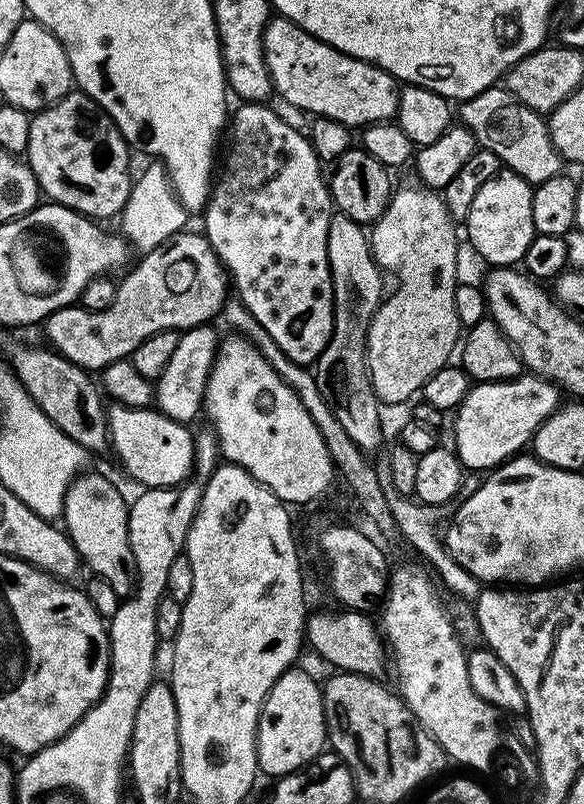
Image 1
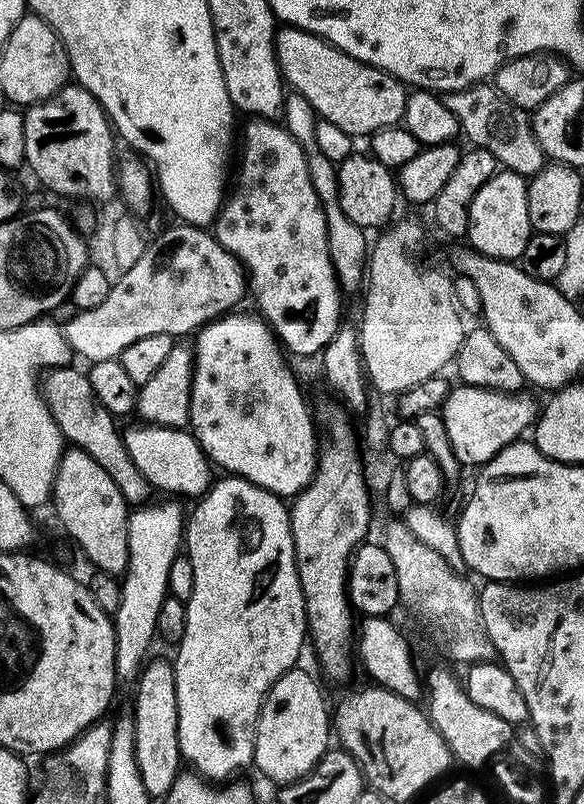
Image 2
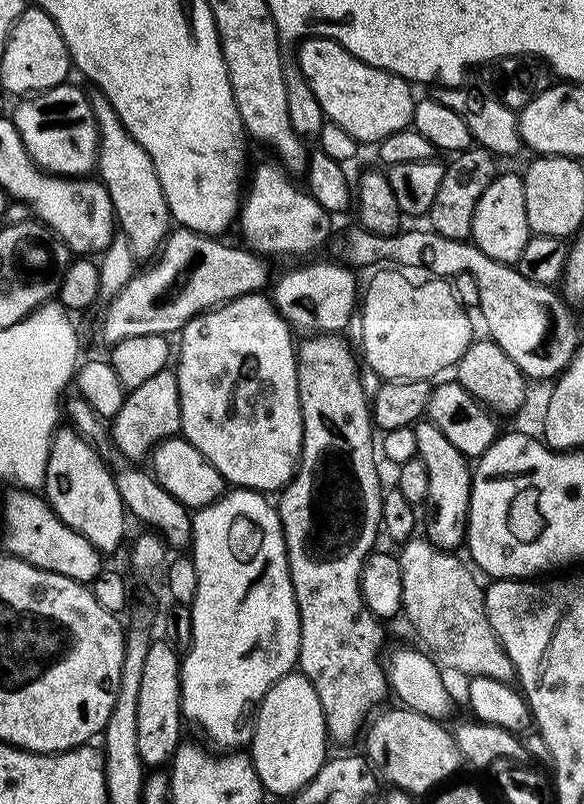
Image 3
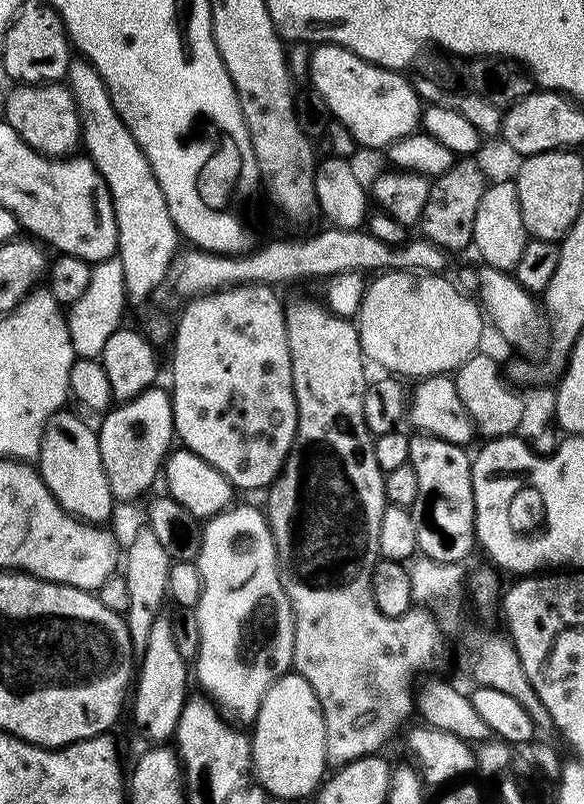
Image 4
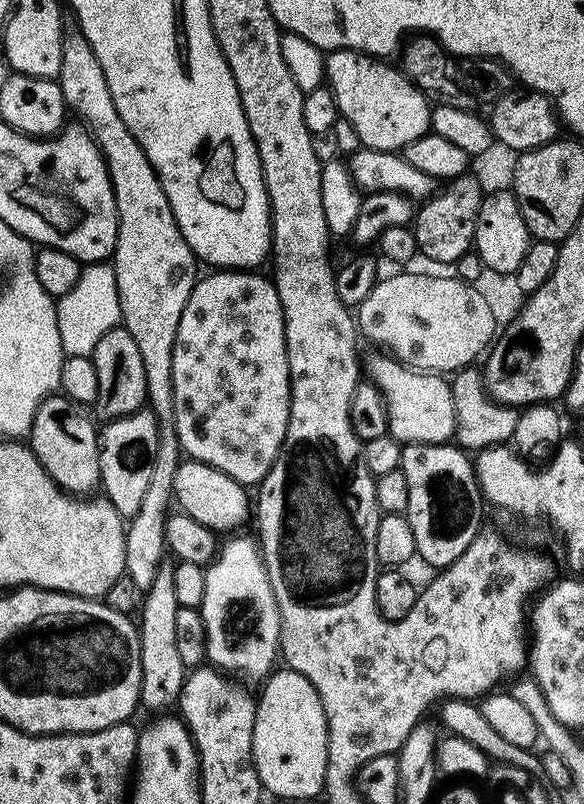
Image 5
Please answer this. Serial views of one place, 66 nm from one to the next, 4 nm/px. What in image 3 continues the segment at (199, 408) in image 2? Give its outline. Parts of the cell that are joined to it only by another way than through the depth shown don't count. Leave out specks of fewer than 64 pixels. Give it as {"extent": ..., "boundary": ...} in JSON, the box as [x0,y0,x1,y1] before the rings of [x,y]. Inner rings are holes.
{"extent":[174,292,304,494],"boundary":[[[251,292],[248,296],[239,296],[230,302],[218,305],[217,308],[209,308],[207,312],[198,313],[193,320],[186,322],[186,326],[180,329],[178,339],[180,339],[180,348],[178,344],[178,355],[174,360],[174,371],[178,378],[178,398],[182,410],[180,432],[183,439],[189,440],[194,446],[194,450],[198,450],[198,454],[202,454],[202,458],[206,458],[206,462],[210,462],[210,466],[214,466],[214,470],[218,470],[220,477],[229,485],[237,488],[251,488],[253,492],[265,494],[279,493],[291,482],[296,474],[296,465],[300,463],[300,451],[304,441],[304,422],[302,420],[302,410],[300,409],[298,370],[296,369],[298,348],[294,340],[292,344],[292,339],[294,339],[292,329],[281,318],[279,310],[276,309],[275,304],[267,295],[260,292]]]}

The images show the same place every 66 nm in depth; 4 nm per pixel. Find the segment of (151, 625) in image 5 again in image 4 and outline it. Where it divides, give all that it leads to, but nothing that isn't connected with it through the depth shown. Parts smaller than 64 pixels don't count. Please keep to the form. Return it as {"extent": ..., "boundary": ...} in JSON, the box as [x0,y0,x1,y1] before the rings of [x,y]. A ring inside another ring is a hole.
{"extent":[130,615,190,746],"boundary":[[[167,615],[156,617],[154,626],[150,626],[150,638],[146,642],[144,655],[138,660],[138,675],[134,680],[134,691],[130,696],[130,712],[132,708],[132,720],[136,728],[152,740],[153,745],[160,746],[171,741],[176,735],[178,718],[184,709],[184,703],[188,700],[190,689],[190,664],[178,654],[174,646],[174,633],[171,630],[171,622]]]}

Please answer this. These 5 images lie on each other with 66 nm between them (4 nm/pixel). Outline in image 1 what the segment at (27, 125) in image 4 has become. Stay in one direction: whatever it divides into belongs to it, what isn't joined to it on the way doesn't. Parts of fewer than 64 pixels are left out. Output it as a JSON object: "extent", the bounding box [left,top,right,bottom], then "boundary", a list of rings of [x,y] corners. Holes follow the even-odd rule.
{"extent":[26,90,134,218],"boundary":[[[79,90],[67,92],[57,104],[43,108],[28,121],[26,162],[32,167],[41,193],[51,203],[72,208],[89,218],[116,218],[119,217],[122,206],[126,206],[126,198],[130,198],[134,179],[134,171],[128,165],[128,152],[130,153],[130,145],[115,122],[89,96]]]}

